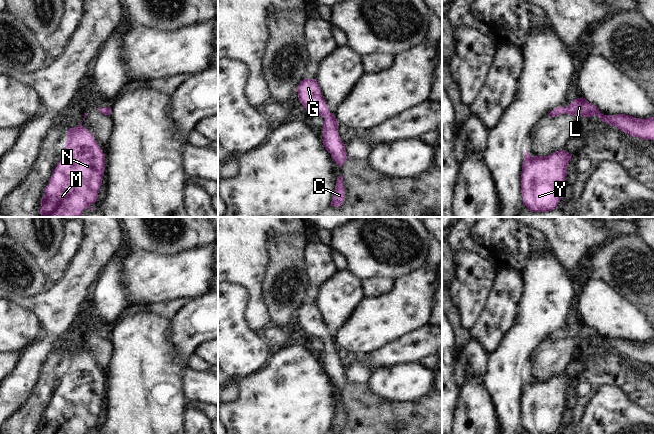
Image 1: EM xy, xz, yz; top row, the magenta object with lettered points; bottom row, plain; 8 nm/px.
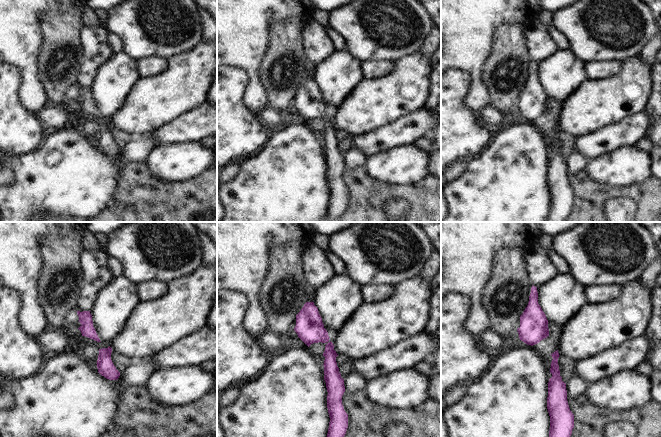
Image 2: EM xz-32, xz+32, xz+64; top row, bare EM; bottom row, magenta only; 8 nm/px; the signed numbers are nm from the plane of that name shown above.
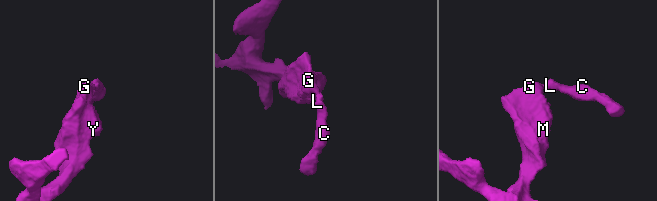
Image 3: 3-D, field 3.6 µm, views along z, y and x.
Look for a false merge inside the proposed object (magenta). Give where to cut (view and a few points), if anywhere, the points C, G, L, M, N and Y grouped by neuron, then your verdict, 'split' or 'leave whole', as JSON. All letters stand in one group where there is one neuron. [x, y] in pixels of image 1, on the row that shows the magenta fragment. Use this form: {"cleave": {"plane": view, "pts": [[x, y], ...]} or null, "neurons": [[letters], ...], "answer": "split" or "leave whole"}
{"cleave": null, "neurons": [["C", "G", "L", "M", "N", "Y"]], "answer": "leave whole"}

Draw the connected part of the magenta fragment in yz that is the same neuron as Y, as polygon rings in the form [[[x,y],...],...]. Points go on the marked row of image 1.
[[[562,149],[549,156],[530,156],[525,152],[521,173],[523,205],[532,212],[557,208],[565,186],[572,154]]]

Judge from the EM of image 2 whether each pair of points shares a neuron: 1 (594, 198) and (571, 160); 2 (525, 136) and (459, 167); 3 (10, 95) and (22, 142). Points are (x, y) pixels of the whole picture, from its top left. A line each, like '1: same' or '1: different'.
1: different
2: different
3: same

